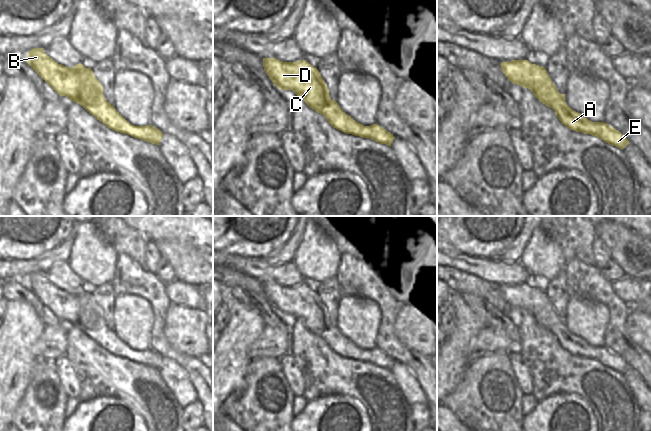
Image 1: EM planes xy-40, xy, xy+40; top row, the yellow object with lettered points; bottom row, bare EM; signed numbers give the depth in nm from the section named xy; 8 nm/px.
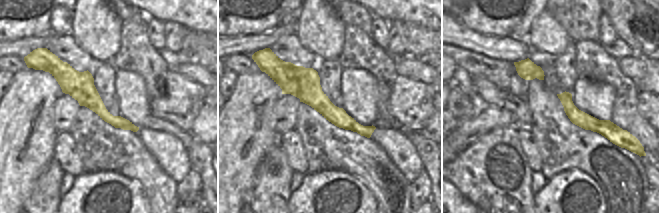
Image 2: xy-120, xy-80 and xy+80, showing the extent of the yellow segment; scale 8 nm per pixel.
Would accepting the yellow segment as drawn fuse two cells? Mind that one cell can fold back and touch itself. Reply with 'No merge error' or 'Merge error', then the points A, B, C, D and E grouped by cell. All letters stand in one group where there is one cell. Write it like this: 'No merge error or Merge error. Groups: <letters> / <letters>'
No merge error. Groups: A B C D E

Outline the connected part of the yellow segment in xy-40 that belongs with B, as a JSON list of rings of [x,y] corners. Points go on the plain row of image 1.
[[[43,272],[27,278],[29,290],[60,320],[80,328],[108,352],[159,369],[163,357],[152,349],[130,348],[103,319],[103,311],[91,292],[76,288],[68,292],[50,282]]]

